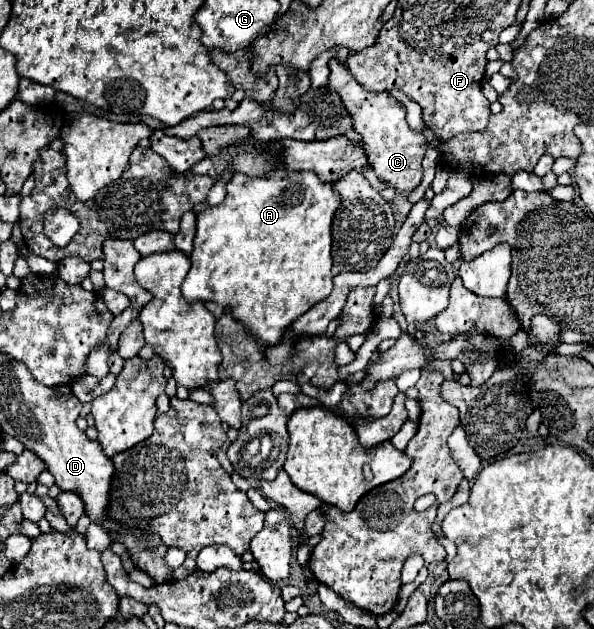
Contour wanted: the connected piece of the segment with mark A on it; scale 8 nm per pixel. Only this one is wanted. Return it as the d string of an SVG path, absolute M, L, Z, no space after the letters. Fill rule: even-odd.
M280 170L280 174L272 174L272 178L234 174L228 182L228 196L224 202L198 214L194 250L190 254L192 268L182 282L186 302L214 302L230 310L256 342L268 346L280 344L284 330L314 304L328 298L332 290L330 228L338 204L340 196L332 190L332 184L320 182L312 172Z

